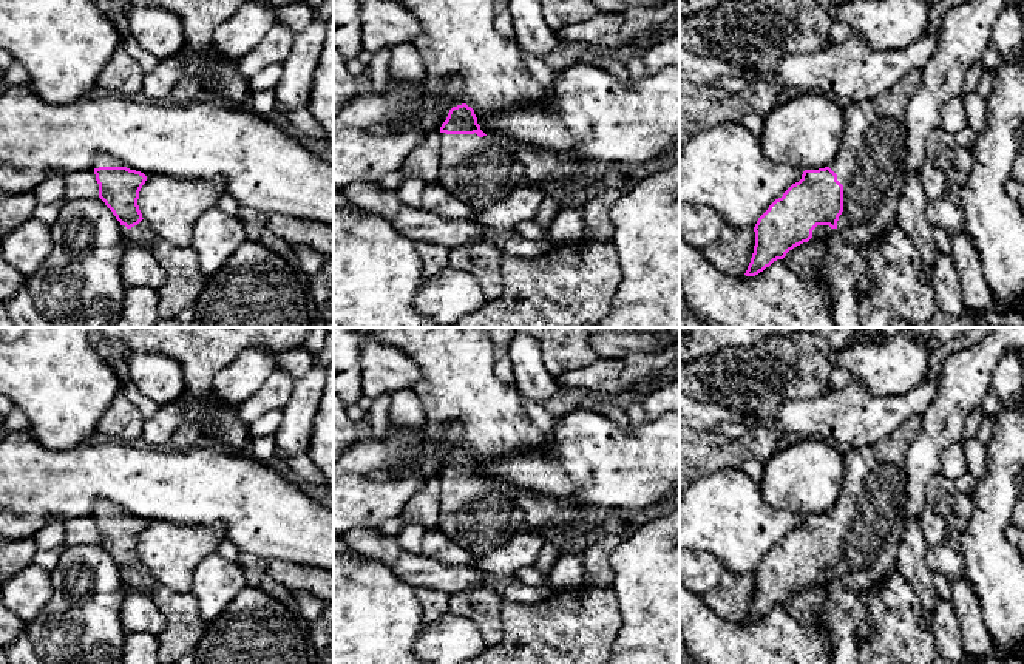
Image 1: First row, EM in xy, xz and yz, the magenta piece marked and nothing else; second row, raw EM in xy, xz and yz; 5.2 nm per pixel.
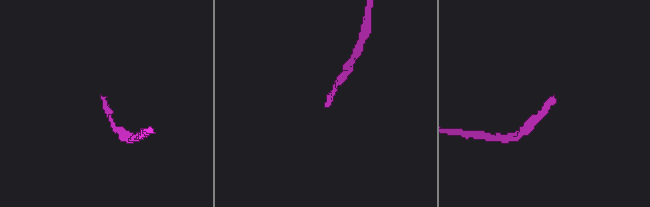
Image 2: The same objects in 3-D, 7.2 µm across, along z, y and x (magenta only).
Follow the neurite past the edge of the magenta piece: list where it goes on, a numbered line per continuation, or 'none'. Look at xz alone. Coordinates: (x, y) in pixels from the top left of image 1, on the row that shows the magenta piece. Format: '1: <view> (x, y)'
1: xz (481, 172)

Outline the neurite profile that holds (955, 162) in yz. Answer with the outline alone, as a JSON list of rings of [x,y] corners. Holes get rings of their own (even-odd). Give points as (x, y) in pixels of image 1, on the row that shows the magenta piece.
[[[941,127],[930,131],[925,150],[928,164],[939,168],[948,184],[964,187],[973,168],[971,150],[962,148],[954,136]]]

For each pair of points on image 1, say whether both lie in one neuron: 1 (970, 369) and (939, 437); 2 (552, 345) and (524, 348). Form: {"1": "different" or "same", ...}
{"1": "same", "2": "different"}

